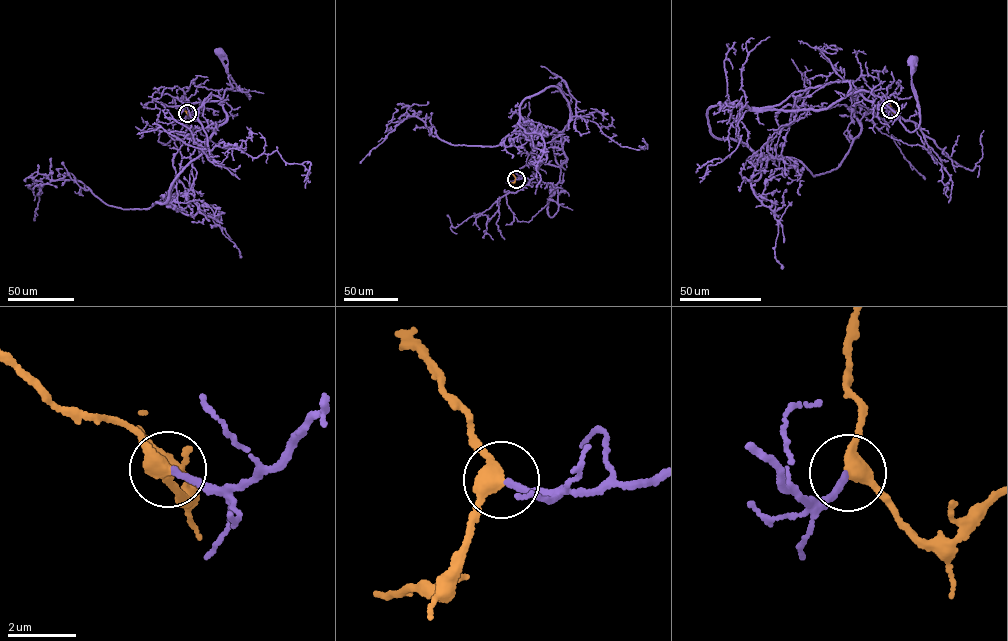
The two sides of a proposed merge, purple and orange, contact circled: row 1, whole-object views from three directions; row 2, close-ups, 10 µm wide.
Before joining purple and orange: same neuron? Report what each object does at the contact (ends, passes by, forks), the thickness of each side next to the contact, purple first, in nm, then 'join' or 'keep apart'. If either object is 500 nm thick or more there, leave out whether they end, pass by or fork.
purple ends | orange passes by | 190/400 nm | join

